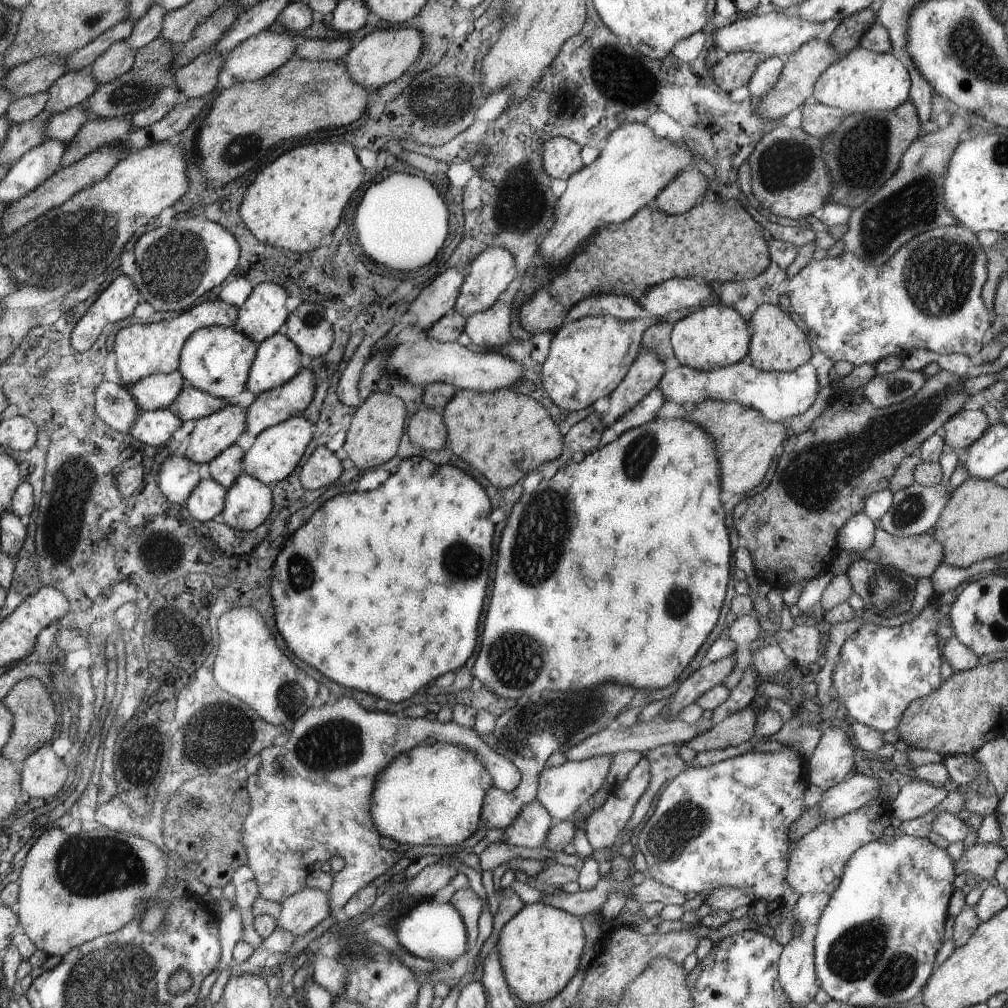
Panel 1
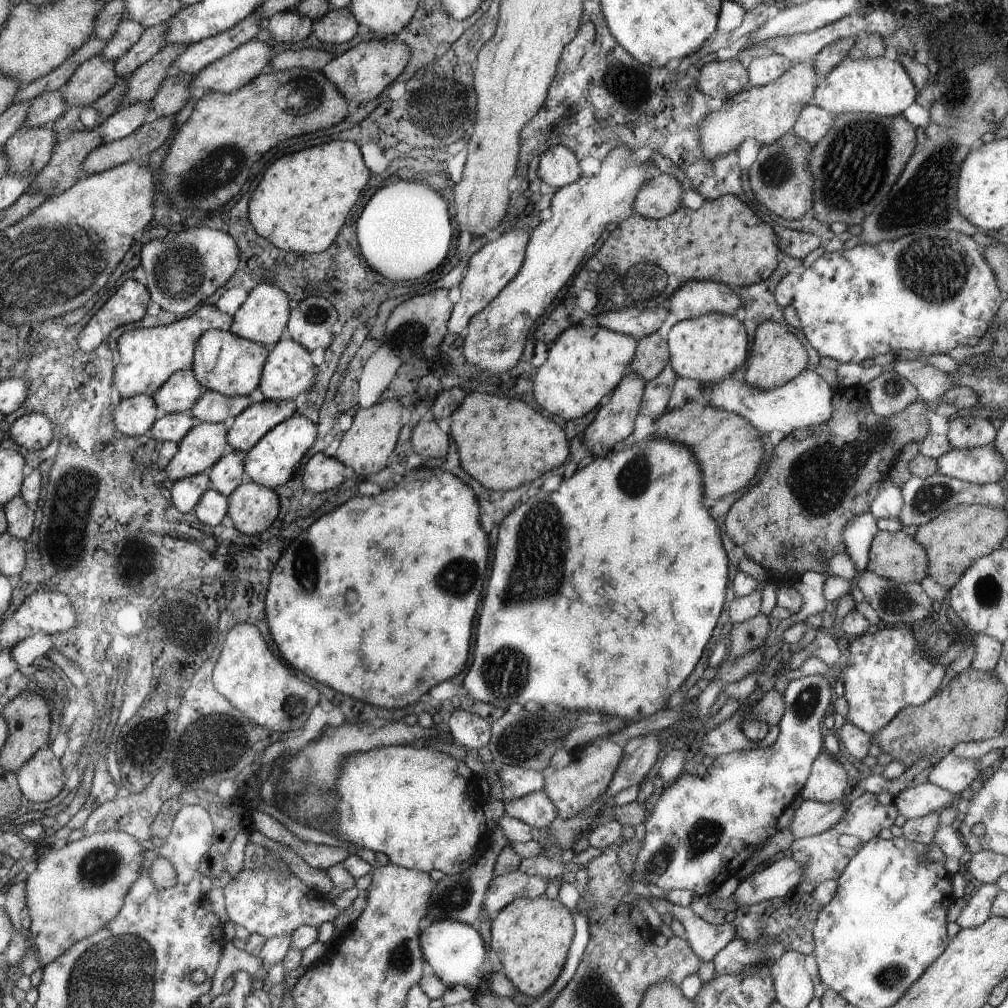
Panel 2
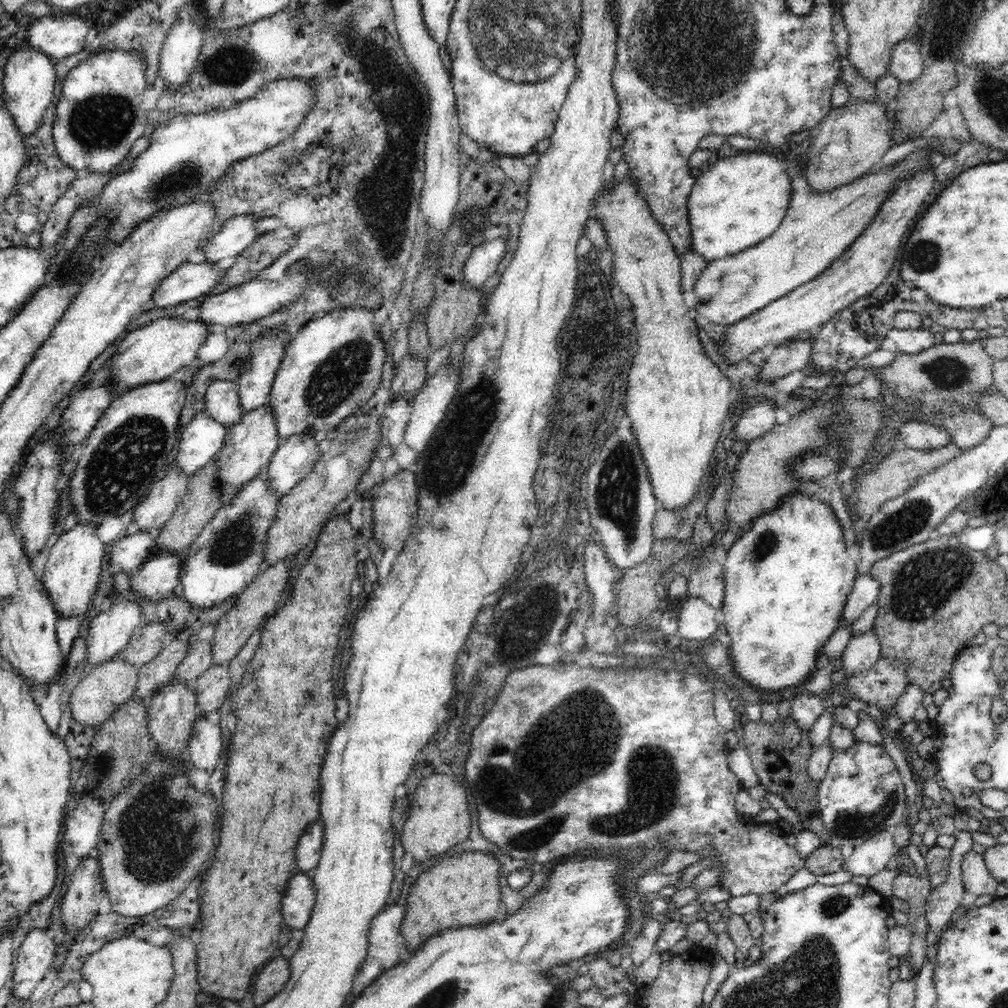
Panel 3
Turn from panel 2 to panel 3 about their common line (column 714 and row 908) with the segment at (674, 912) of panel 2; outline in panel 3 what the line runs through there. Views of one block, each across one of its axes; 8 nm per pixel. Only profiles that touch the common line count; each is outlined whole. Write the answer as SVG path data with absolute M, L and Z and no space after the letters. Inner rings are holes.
M958 830L954 835L957 837L951 848L951 862L947 878L940 886L932 887L925 902L925 915L929 930L939 934L950 922L952 913L966 898L967 894L962 884L962 858L972 851L972 839L970 831Z

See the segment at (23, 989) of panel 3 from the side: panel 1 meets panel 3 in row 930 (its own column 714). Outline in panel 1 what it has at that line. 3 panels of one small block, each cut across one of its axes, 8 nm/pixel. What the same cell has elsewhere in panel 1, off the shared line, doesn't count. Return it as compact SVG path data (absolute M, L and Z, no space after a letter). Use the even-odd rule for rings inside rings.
M783 10L772 11L763 15L753 15L733 22L732 24L720 27L713 32L713 44L718 48L730 53L740 51L752 51L765 54L768 57L779 54L795 53L800 46L811 40L818 39L822 32L821 23L803 21L798 17L785 15Z

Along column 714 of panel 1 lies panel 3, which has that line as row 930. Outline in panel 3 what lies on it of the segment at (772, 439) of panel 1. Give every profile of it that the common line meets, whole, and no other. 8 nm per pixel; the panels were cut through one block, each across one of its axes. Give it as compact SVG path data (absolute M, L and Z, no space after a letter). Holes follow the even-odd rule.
M469 851L444 857L427 872L419 874L410 888L400 928L405 938L405 954L414 952L428 936L438 934L438 930L474 926L476 922L490 922L490 918L496 918L500 902L499 870L500 863L491 853Z

